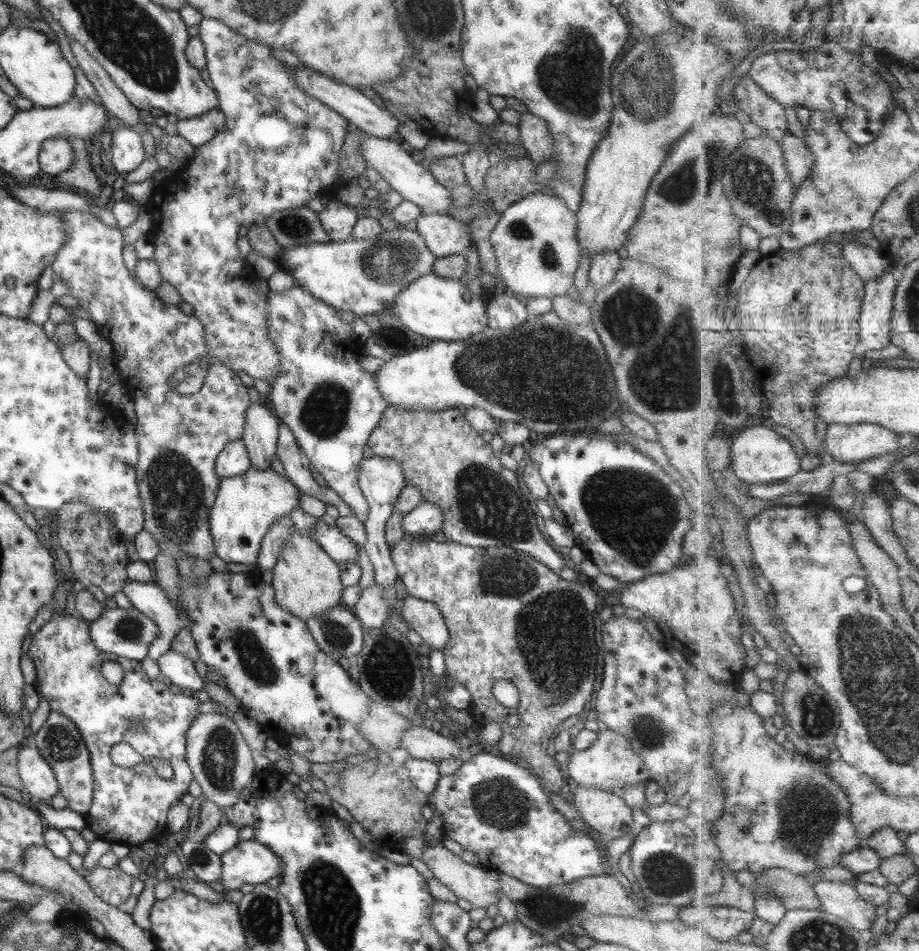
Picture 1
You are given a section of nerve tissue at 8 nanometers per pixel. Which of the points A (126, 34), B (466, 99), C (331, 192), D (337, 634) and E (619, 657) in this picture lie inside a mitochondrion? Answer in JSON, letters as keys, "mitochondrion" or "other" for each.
{"A":"mitochondrion","B":"other","C":"other","D":"mitochondrion","E":"other"}

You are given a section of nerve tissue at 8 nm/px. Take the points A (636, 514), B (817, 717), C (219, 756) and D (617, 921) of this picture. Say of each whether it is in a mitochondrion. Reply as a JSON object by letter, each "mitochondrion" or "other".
{"A":"mitochondrion","B":"mitochondrion","C":"mitochondrion","D":"other"}

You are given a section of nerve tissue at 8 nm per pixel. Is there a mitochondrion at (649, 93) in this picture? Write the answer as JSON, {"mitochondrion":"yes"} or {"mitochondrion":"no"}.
{"mitochondrion":"yes"}

